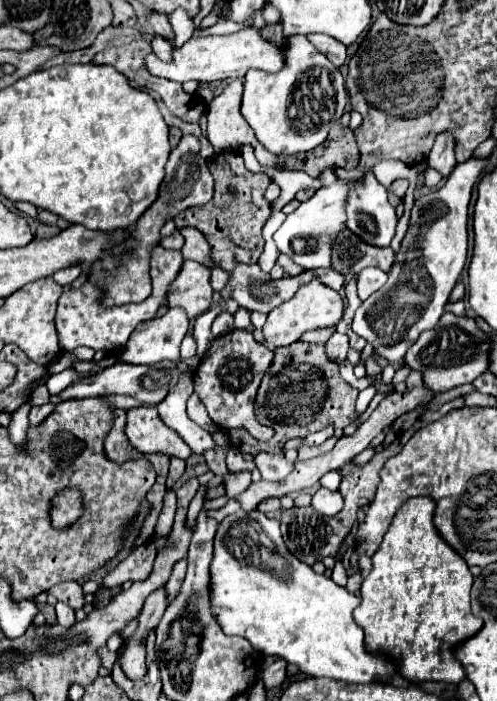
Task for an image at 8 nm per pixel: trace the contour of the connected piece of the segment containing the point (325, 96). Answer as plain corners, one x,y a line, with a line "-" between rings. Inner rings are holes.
281,23
259,29
261,37
285,49
285,65
277,73
251,69
245,75
245,93
241,113
255,131
259,143
273,155
291,155
311,151
321,145
331,125
335,125
349,101
341,71
321,53
305,35
286,37

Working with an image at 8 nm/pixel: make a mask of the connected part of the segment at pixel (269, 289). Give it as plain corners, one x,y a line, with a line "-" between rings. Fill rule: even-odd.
255,263
255,265
237,265
235,271
229,273
229,285
233,287
233,299
241,307
245,307
249,311
261,311
261,313
269,313
273,307
279,307
281,303
289,301
301,285
305,285
305,283
309,283
313,279
319,279
323,285
327,285
327,287
331,287
335,291
341,291
346,283
343,281
343,275
335,273
333,269
317,269
317,271
313,269
313,271
305,271
305,273
297,275
297,277
285,275
281,279
271,279
271,275
261,271
261,267

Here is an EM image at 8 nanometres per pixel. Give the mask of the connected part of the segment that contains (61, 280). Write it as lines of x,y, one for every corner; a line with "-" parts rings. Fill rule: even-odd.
75,265
75,267
69,267
69,269
61,269
61,271
57,271
55,275
53,275
53,279
59,283
59,285
69,285
69,283
73,283
77,277
79,277
79,273
81,273
81,267
79,265

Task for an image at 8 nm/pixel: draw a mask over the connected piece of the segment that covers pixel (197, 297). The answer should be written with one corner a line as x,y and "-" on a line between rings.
185,261
177,279
169,287
169,307
181,307
189,319
205,313
213,303
211,271
195,261

